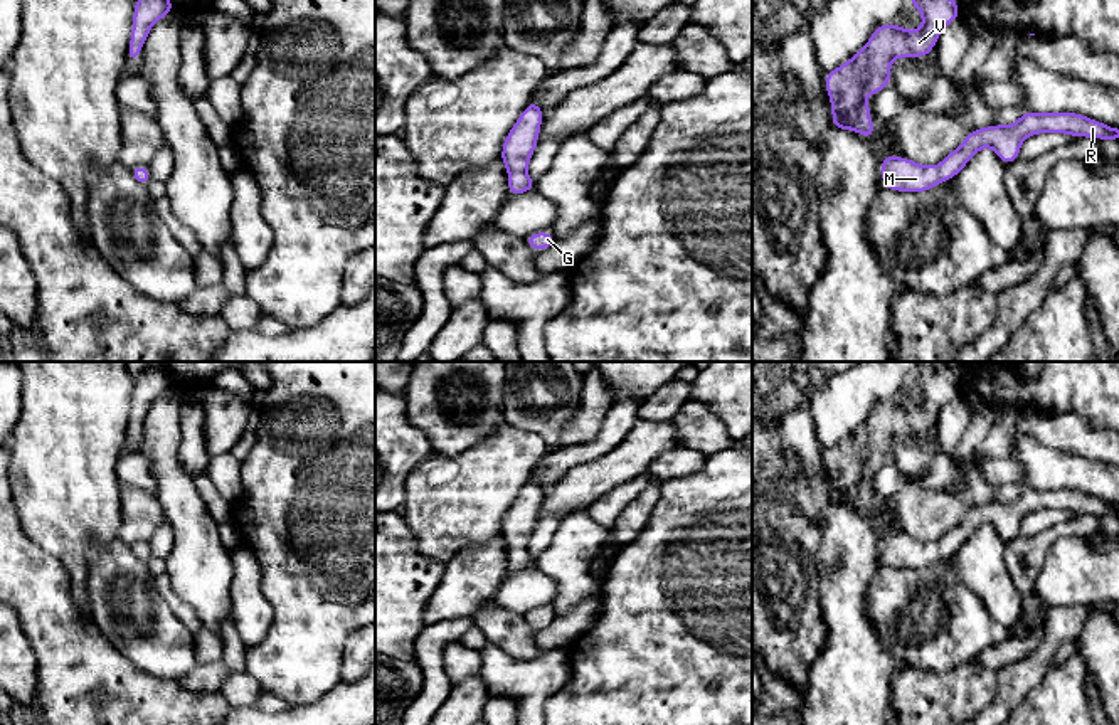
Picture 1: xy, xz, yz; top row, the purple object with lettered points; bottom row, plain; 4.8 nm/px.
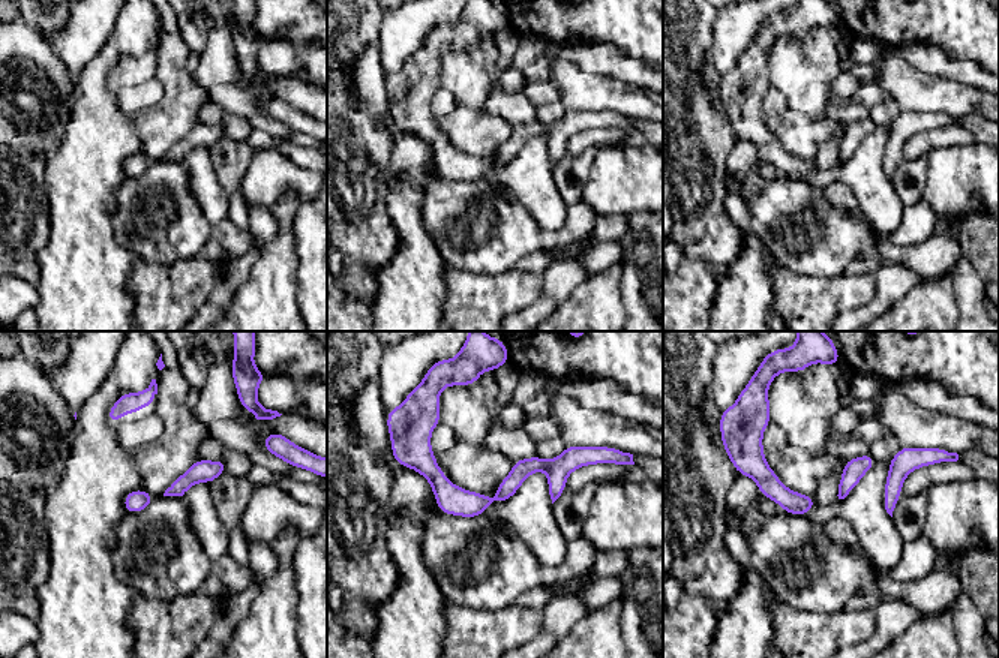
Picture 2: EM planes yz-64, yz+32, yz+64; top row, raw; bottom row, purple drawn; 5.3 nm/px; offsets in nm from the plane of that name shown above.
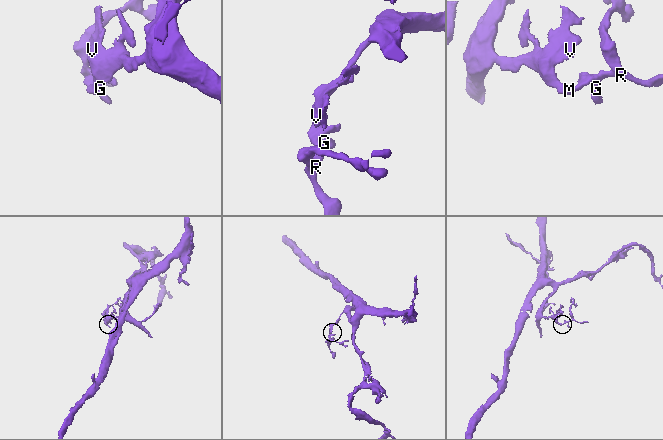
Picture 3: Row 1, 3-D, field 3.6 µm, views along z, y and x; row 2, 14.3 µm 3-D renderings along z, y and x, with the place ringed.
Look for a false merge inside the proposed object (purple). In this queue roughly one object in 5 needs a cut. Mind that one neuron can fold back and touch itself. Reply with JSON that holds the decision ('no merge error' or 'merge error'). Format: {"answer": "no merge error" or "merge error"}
{"answer": "no merge error"}

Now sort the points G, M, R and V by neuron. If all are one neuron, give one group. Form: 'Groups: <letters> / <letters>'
Groups: G M R V

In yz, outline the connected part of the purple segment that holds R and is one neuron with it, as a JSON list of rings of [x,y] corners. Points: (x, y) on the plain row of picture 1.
[[[1021,488],[1015,501],[991,501],[971,506],[966,516],[939,542],[919,542],[905,533],[880,535],[882,562],[887,567],[922,570],[941,558],[952,557],[968,538],[984,523],[991,523],[1005,543],[1020,533],[1021,518],[1038,510],[1065,510],[1075,515],[1116,516],[1119,506],[1080,490],[1031,490]]]

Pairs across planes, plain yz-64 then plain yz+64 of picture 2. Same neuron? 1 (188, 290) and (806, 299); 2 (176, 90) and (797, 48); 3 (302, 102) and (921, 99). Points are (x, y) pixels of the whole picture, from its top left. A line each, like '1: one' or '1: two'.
1: one
2: two
3: one

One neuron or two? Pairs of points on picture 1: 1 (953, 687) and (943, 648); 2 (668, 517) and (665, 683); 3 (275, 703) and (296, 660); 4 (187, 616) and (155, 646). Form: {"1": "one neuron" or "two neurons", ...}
{"1": "two neurons", "2": "one neuron", "3": "two neurons", "4": "two neurons"}

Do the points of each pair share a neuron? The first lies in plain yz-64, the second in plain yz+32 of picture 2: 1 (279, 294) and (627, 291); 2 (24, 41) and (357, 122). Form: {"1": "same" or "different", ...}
{"1": "different", "2": "different"}

